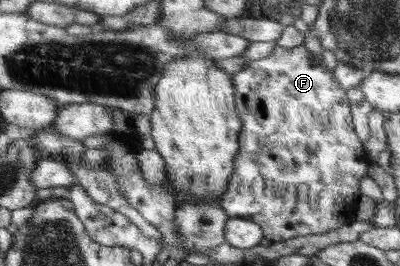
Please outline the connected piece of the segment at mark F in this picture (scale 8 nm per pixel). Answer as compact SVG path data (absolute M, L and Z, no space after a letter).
M274 46L269 56L259 60L250 60L244 69L232 75L234 86L235 110L242 122L242 129L239 133L238 155L234 158L234 173L227 183L225 194L220 199L221 208L229 218L244 218L257 223L263 231L263 237L275 242L283 242L292 238L320 235L339 227L351 224L357 219L357 205L361 191L360 180L367 176L371 159L365 150L365 145L360 142L352 125L350 103L346 96L345 89L339 84L334 74L321 62L315 65L312 63L312 54L302 46L292 49Z

